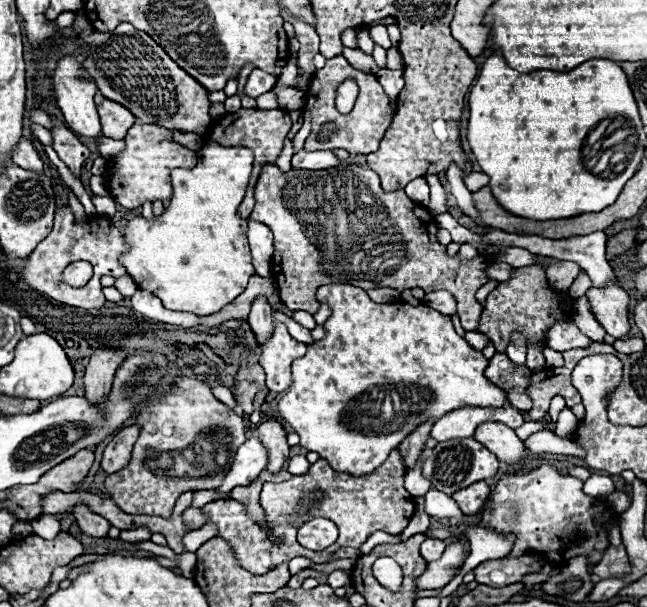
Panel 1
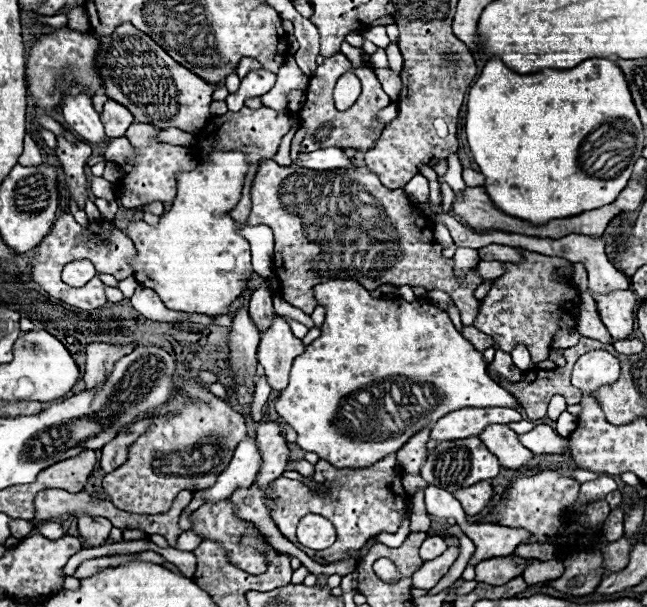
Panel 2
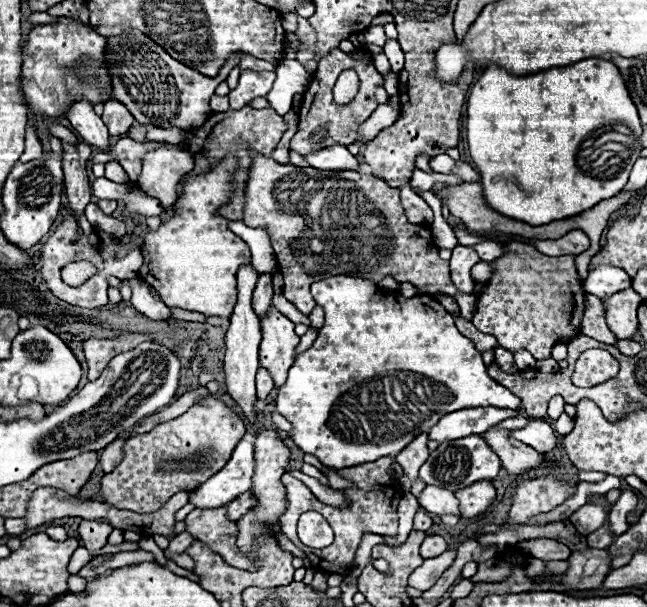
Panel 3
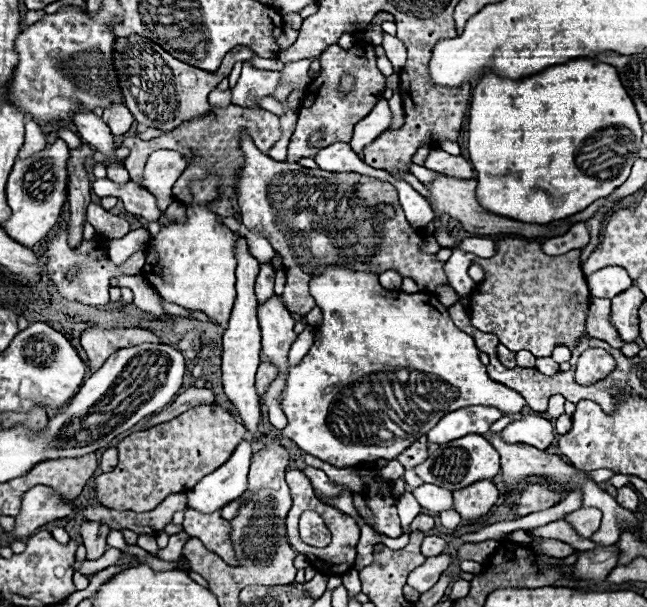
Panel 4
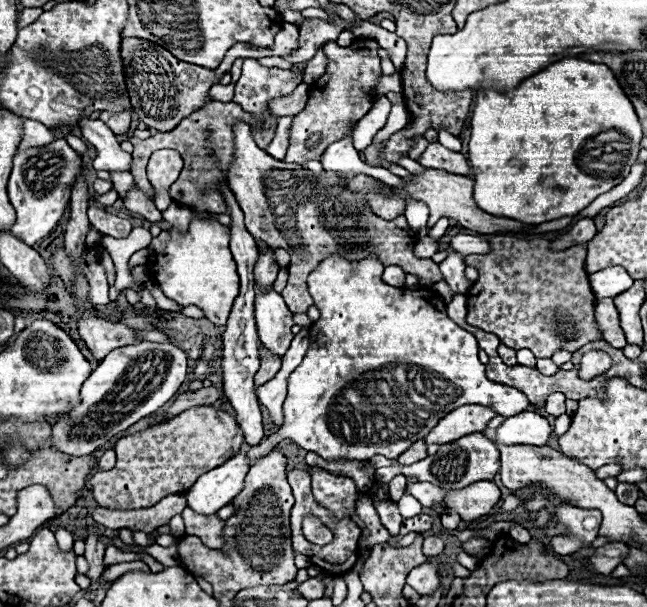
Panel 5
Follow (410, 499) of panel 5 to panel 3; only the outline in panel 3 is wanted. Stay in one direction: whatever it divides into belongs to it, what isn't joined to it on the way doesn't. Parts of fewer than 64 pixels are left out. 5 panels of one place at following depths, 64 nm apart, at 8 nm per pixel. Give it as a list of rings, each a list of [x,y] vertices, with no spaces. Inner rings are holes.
[[[406,492],[398,504],[398,516],[400,516],[400,528],[398,528],[398,536],[396,538],[386,538],[388,544],[398,544],[398,542],[404,542],[412,530],[412,520],[414,520],[414,514],[418,512],[418,500],[416,496],[412,496],[410,492]]]

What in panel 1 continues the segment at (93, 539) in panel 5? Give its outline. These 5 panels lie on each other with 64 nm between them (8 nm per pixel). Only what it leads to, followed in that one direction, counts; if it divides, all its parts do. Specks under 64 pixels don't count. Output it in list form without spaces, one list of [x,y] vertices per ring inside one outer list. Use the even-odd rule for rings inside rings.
[[[78,504],[74,508],[74,516],[76,516],[76,522],[78,522],[80,530],[86,536],[92,536],[92,538],[106,538],[108,536],[108,530],[110,530],[108,520],[104,520],[102,516],[90,512],[84,504]]]

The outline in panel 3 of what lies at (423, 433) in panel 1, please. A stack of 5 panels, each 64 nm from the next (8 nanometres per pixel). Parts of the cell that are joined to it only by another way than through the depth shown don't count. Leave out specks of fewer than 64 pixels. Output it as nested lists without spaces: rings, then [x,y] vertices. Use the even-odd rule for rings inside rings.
[[[420,434],[416,436],[398,456],[396,456],[396,462],[404,468],[404,474],[410,478],[412,482],[412,492],[420,492],[426,484],[418,478],[418,468],[420,464],[424,464],[424,460],[428,460],[428,448],[426,448],[426,442],[428,442],[428,434]]]

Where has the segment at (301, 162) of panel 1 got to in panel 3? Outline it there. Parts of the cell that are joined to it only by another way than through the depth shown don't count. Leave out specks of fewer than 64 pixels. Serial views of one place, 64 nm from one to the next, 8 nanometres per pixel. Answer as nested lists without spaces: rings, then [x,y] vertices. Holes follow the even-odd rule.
[[[334,144],[324,150],[316,150],[306,156],[312,168],[318,170],[360,170],[360,164],[354,154],[348,152],[346,146]]]

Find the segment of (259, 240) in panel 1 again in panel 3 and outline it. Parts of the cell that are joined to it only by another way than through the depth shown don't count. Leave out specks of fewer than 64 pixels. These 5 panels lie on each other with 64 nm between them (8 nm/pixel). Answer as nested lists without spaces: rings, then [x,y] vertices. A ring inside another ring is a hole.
[[[230,220],[230,230],[250,246],[252,266],[258,272],[274,274],[276,258],[274,258],[274,250],[272,250],[268,232],[264,232],[262,228],[250,228],[250,226],[246,226],[244,222],[238,222],[238,220]]]

